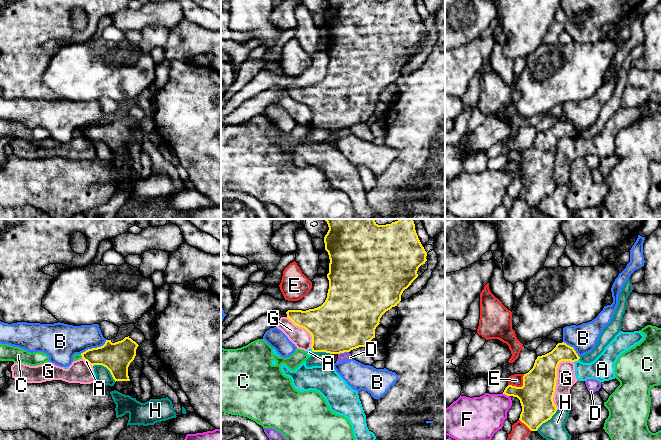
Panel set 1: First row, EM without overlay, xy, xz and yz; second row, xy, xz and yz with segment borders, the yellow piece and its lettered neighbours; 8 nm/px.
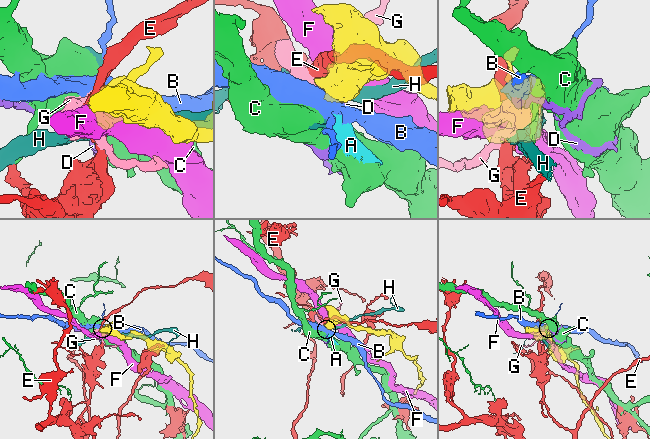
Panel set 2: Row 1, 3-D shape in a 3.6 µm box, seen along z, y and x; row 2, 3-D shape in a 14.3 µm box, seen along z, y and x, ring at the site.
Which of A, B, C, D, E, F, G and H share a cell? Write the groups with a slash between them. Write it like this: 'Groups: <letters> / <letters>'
Groups: A G / B / C / D / E / F / H

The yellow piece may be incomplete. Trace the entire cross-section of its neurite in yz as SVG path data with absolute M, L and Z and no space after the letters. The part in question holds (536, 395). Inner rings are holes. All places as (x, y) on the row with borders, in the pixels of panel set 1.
M558 343L551 352L537 357L533 368L524 374L522 387L508 385L505 388L503 394L520 400L522 412L519 420L531 431L537 431L557 411L553 397L559 363L579 359L573 347Z

